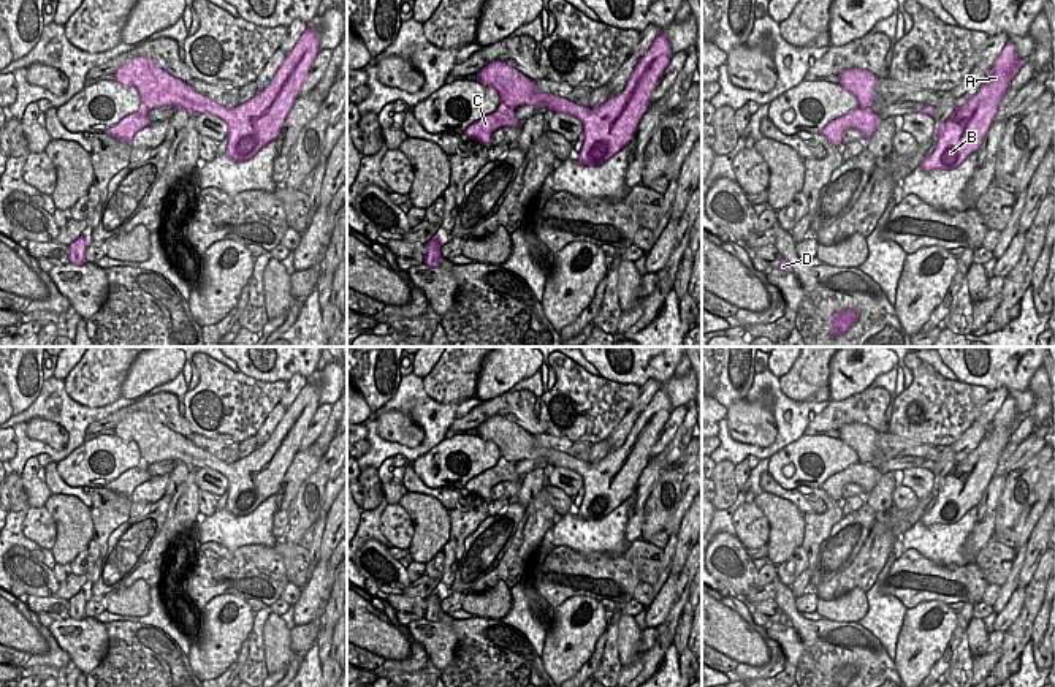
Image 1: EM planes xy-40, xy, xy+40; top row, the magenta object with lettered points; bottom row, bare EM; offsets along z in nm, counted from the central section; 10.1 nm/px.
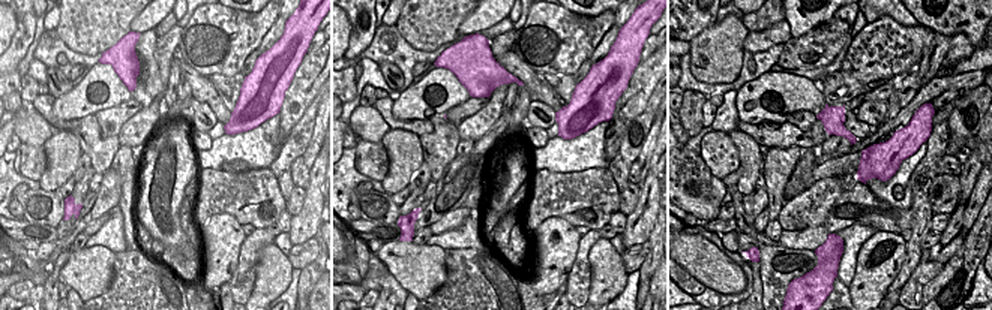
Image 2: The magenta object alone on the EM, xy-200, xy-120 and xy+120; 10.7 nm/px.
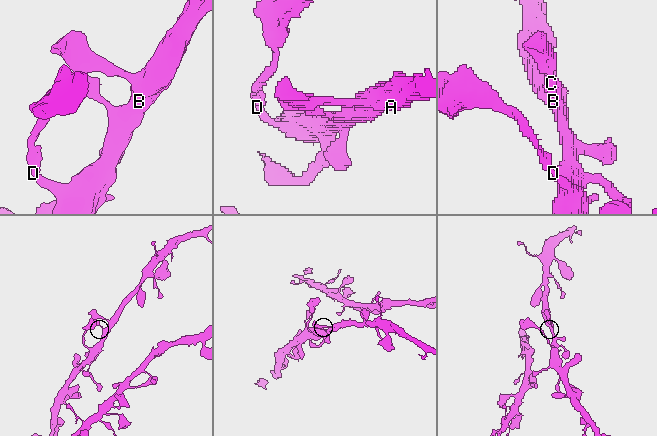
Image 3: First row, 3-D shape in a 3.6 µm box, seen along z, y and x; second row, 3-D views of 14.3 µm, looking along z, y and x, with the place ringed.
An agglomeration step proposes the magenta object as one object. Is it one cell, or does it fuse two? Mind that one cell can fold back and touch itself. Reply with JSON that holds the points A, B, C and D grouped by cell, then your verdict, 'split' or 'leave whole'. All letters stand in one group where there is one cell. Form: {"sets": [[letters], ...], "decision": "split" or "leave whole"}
{"sets": [["A", "B", "C", "D"]], "decision": "leave whole"}

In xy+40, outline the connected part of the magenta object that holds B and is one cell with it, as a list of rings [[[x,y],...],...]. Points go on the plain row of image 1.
[[[1007,396],[977,448],[957,462],[946,476],[938,480],[936,503],[931,511],[924,513],[920,518],[925,527],[955,524],[973,507],[979,505],[985,488],[998,469],[1003,450],[1025,416],[1017,413],[1015,400],[1012,396]]]

